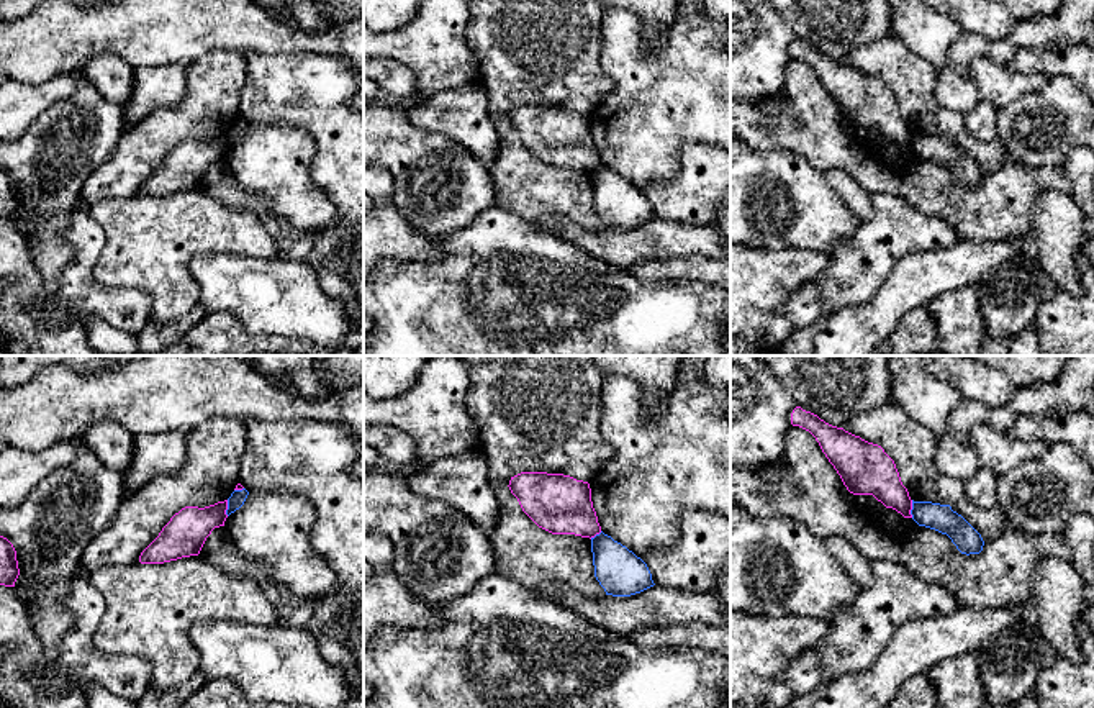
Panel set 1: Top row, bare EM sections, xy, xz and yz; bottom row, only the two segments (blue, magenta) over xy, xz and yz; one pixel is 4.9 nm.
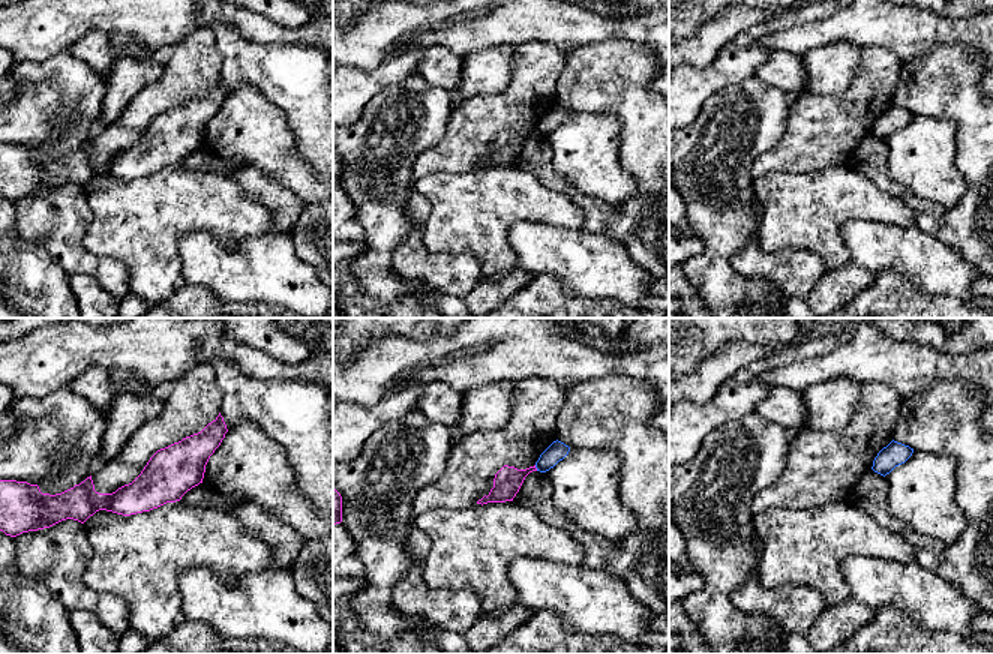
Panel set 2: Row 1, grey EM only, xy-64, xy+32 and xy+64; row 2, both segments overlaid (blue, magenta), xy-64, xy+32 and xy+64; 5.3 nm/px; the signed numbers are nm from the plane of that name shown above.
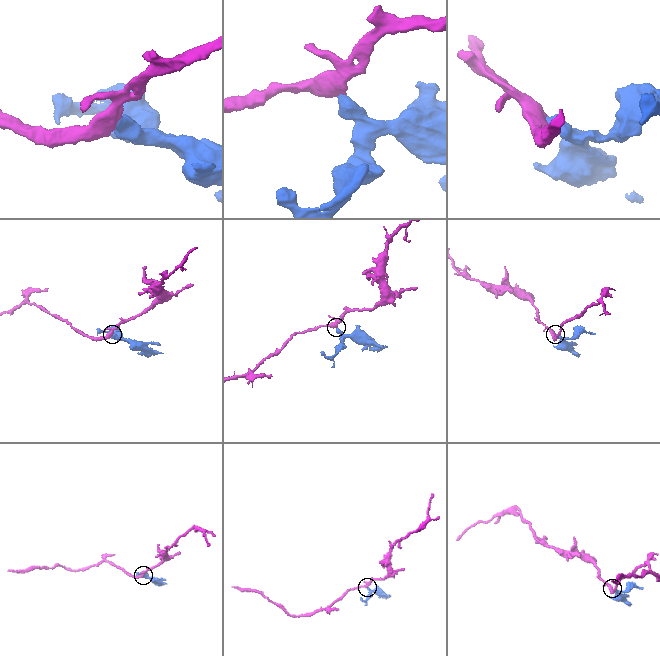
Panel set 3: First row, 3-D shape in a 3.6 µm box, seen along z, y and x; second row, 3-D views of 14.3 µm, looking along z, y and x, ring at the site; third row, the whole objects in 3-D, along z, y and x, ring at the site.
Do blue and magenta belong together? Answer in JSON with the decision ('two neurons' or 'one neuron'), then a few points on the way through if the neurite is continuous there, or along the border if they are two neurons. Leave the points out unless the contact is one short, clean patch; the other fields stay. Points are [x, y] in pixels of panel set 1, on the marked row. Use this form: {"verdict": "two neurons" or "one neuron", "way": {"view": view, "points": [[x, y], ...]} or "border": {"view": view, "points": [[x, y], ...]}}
{"verdict": "two neurons", "border": {"view": "yz", "points": [[913, 500], [911, 517]]}}

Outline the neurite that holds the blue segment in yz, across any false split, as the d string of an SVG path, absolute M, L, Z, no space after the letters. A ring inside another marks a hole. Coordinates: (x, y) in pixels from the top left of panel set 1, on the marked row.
M912 500L911 515L919 526L947 534L961 554L970 556L983 551L981 534L950 505Z

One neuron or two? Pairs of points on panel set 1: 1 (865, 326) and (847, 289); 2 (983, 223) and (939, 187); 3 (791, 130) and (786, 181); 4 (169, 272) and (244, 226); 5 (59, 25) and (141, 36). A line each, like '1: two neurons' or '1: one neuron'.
1: two neurons
2: one neuron
3: two neurons
4: one neuron
5: one neuron

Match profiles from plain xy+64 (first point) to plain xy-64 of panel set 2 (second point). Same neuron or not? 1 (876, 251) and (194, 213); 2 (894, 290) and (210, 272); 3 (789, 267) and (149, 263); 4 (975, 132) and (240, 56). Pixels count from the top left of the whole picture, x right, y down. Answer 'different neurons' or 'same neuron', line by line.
1: different neurons
2: different neurons
3: different neurons
4: same neuron

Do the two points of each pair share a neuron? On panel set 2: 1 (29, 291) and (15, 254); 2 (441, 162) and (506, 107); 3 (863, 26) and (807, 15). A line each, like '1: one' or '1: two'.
1: one
2: one
3: two

